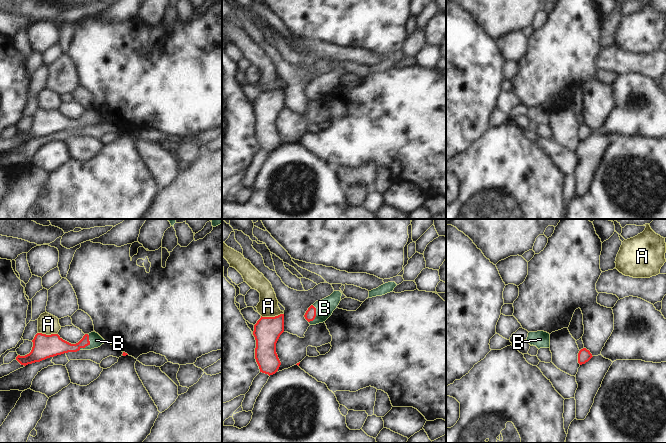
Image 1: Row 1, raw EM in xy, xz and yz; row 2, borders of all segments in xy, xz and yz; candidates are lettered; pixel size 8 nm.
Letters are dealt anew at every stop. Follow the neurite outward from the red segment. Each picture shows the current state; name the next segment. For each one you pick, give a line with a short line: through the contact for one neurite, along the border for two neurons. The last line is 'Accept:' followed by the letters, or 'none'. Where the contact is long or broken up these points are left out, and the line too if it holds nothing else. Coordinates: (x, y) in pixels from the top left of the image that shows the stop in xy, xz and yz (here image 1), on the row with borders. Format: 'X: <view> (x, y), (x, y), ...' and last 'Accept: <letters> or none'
B: xy (57, 346), (77, 347), (88, 344), (92, 340), (96, 340)
Accept: B

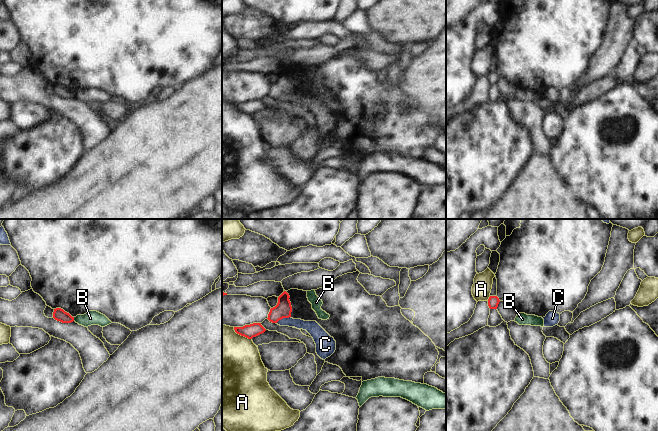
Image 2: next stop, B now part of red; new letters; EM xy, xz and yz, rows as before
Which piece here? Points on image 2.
Accept: none

